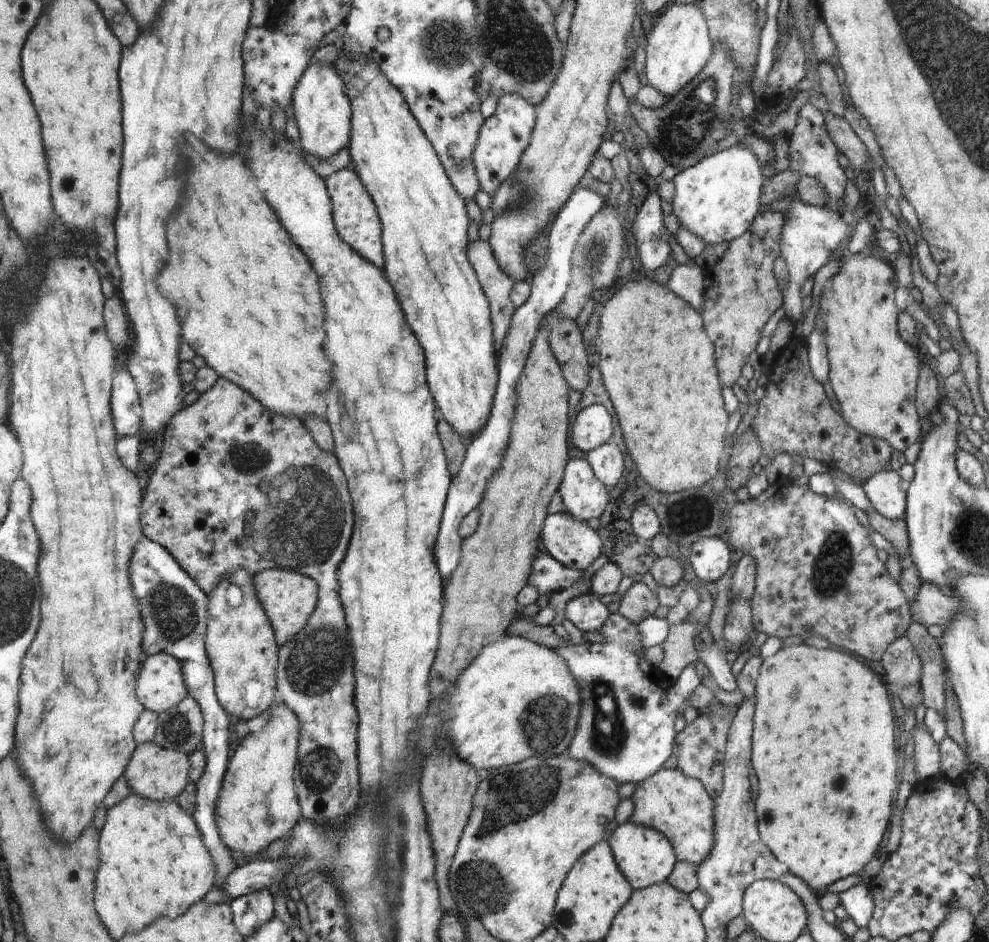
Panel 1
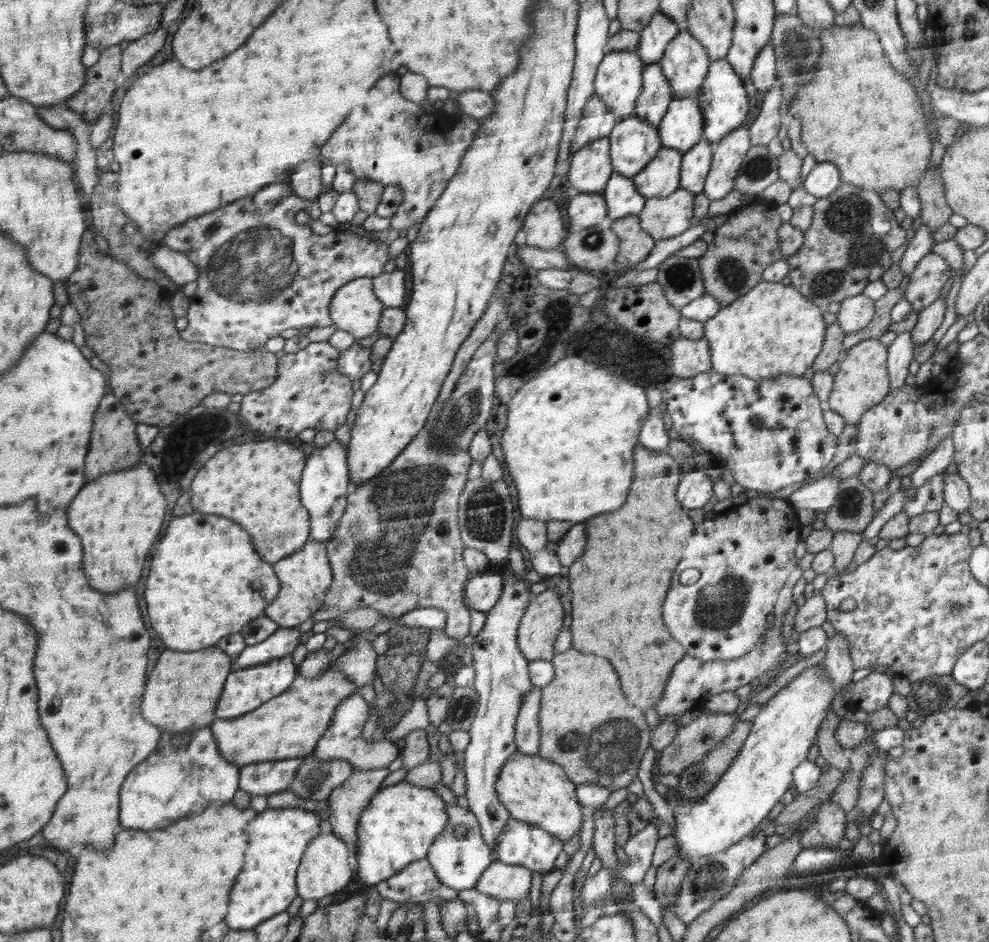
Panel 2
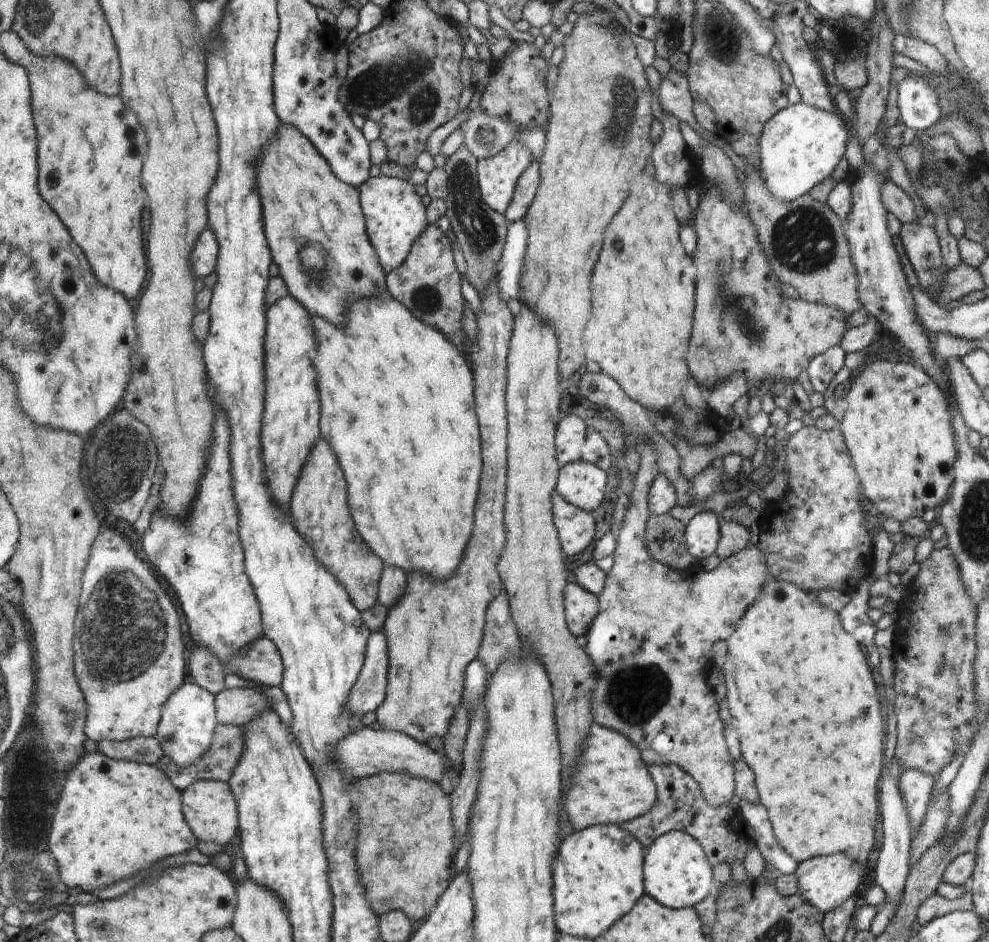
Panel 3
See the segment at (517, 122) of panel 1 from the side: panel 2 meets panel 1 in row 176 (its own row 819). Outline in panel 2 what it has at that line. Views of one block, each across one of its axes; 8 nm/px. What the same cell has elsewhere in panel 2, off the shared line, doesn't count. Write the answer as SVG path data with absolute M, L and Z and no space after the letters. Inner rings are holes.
M510 570L500 574L503 580L503 589L499 601L486 613L486 622L482 630L474 638L471 648L473 656L473 667L476 671L473 689L479 694L479 705L477 713L473 718L473 723L467 730L469 734L469 745L465 750L465 769L466 776L466 798L468 806L475 816L479 819L482 828L484 840L492 848L492 857L495 861L495 852L493 848L498 846L499 838L506 830L506 824L511 818L511 813L498 800L496 796L495 784L500 769L512 754L518 751L515 743L515 724L518 722L520 707L523 700L526 699L528 692L532 690L532 684L529 670L529 660L522 653L518 643L519 624L522 622L523 615L530 606L530 592L524 584L524 578L514 576Z

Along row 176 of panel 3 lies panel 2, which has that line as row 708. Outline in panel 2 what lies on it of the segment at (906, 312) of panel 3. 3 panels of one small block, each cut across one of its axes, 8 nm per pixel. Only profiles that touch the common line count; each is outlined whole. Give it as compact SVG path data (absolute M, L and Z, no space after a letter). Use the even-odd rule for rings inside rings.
M871 673L863 680L856 682L851 687L852 697L850 700L858 702L859 710L872 714L887 706L894 695L893 680L885 673Z

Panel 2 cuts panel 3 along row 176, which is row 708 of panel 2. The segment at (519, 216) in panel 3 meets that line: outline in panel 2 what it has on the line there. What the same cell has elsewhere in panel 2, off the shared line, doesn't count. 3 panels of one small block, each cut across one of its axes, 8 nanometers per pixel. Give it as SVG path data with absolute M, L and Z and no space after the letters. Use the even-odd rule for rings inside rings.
M536 686L528 692L515 724L515 743L520 752L538 755L540 746L539 710L541 707L541 688Z

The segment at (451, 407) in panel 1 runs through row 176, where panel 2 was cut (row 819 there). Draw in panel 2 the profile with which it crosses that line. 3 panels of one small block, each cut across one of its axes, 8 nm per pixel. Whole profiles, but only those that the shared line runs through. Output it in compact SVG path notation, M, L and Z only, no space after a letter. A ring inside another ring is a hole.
M402 781L383 788L363 811L354 856L356 874L366 885L375 886L403 871L418 860L426 859L428 849L448 822L446 802L436 790Z

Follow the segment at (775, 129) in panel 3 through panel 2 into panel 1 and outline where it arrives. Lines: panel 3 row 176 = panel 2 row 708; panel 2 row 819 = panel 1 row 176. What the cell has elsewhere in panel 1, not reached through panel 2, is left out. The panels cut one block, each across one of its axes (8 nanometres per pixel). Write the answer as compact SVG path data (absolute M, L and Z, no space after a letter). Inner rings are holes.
M735 145L716 152L673 178L673 213L680 226L698 236L704 244L721 244L739 239L758 218L762 198L762 164L746 148Z

